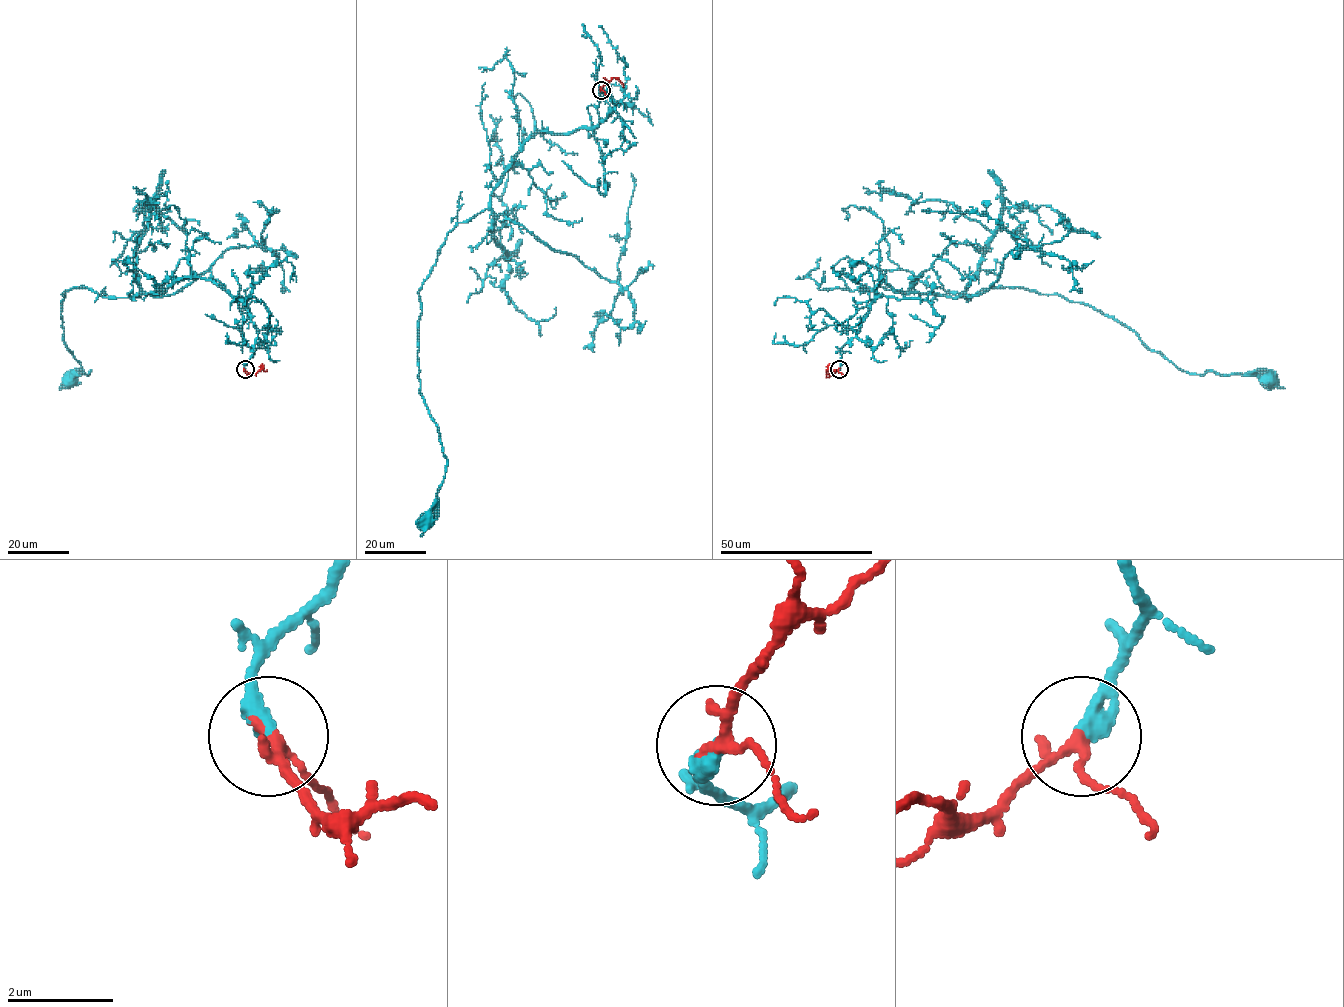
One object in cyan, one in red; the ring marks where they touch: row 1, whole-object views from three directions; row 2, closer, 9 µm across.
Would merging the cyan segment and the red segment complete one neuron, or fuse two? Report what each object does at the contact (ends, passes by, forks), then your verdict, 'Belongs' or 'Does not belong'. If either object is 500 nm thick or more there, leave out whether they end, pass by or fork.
At the ring cyan ends. At the ring red passes by. Belongs

